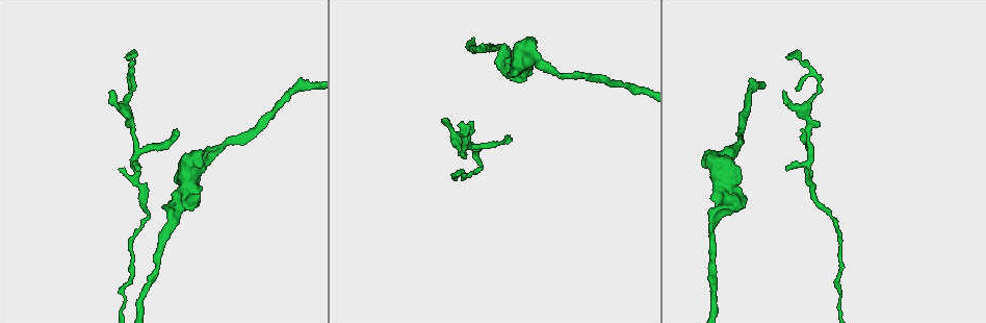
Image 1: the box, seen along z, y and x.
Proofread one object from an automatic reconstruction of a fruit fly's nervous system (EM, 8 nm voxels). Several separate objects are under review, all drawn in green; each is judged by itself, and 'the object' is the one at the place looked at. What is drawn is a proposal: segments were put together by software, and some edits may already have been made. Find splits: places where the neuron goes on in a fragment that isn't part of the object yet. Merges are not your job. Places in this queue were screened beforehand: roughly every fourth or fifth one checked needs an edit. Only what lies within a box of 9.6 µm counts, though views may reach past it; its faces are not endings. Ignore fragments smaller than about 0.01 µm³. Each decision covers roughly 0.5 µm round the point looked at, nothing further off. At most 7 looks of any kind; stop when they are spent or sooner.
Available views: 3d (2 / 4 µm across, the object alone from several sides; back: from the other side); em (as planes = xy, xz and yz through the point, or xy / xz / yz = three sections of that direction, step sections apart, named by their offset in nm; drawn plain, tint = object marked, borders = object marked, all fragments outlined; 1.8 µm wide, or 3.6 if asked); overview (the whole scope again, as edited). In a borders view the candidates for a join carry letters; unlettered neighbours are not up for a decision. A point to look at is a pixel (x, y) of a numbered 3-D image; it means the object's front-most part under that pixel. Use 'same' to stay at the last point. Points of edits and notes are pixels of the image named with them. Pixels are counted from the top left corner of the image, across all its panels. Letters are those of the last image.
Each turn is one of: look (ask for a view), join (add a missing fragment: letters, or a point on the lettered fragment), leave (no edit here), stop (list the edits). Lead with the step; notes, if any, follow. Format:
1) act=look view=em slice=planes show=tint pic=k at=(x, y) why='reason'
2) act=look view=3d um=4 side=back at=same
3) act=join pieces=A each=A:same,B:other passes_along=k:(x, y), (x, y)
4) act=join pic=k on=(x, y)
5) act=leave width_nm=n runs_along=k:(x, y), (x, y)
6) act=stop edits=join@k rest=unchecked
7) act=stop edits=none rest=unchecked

act=look view=em slice=yz step=16 show=borders pic=1 at=(163, 207) why='an open end'

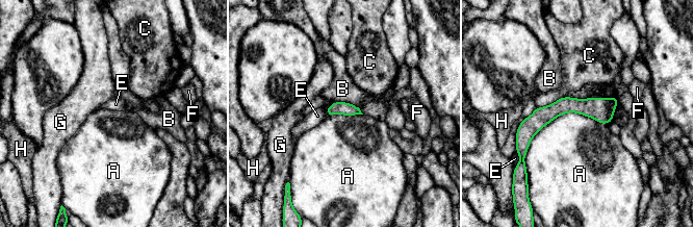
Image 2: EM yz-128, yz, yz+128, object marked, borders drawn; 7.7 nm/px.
act=leave longest_contact=A:700nm each=A:other,B:other,C:other,E:other,F:other,G:other,H:other border=2:(608, 123), (562, 114), (524, 158) found='no lettered fragment goes on from it'

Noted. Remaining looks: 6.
act=look view=3d um=4 pic=1 at=(471, 121)

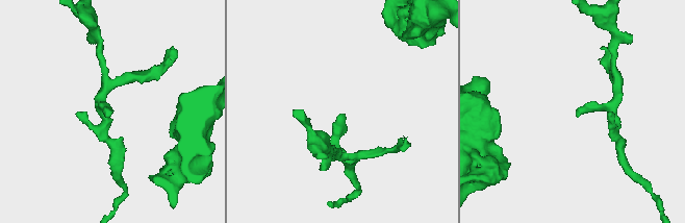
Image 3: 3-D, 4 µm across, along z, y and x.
act=look view=em slice=planes show=tint pic=3 at=(577, 116) why='now the EM'

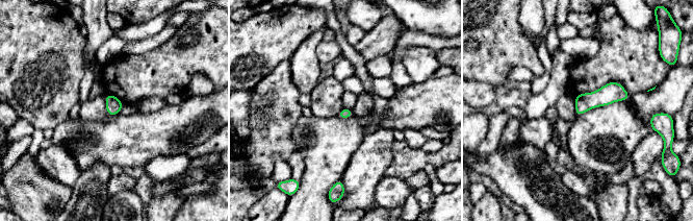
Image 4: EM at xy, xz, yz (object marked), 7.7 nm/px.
act=look view=em slice=planes show=borders at=same

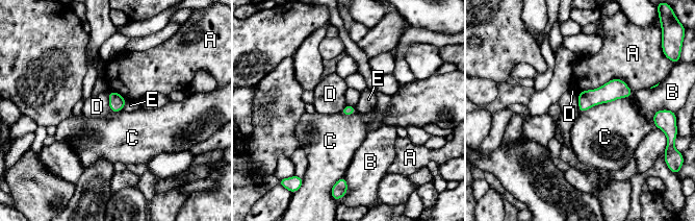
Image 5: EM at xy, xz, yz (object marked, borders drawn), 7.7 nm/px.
act=leave each=A:other,B:other,C:other,D:other,E:other runs_along=5:(629, 92), (591, 97), (581, 107) found='none of them fits'

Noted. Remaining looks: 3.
act=look view=3d um=2 pic=1 at=(788, 54) why='tapers out'

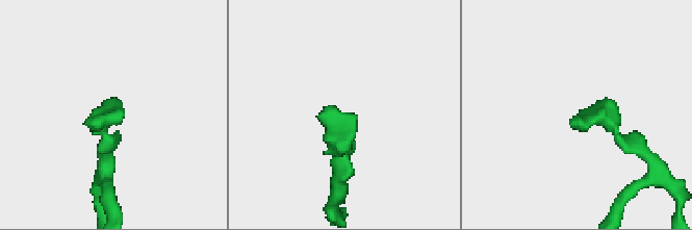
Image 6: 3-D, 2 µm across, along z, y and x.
act=look view=em slice=xy step=4 show=tint pic=6 at=(331, 106) why='need the tissue'

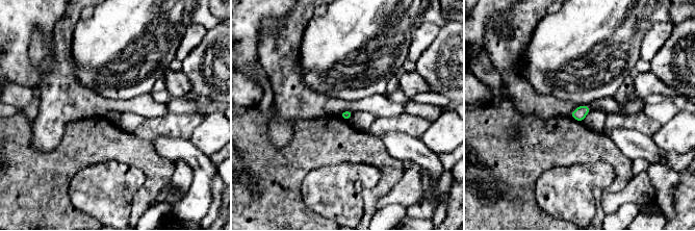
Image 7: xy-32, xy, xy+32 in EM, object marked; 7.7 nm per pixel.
act=look view=em slice=planes show=borders at=same why='cut it another way'

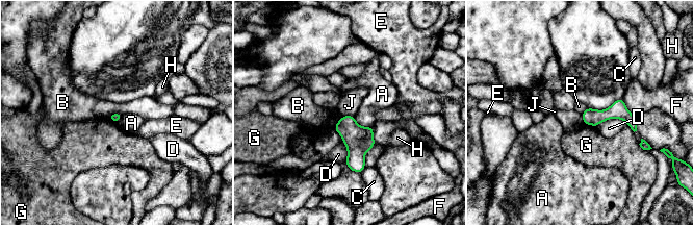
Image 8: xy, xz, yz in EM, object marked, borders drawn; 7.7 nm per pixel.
act=leave longest_contact=D:260nm each=A:other,B:other,C:other,D:other,E:other,F:other,G:other,H:other,J:other found='no lettered fragment goes on from it'

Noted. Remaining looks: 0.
act=stop edits=none rest=unchecked

